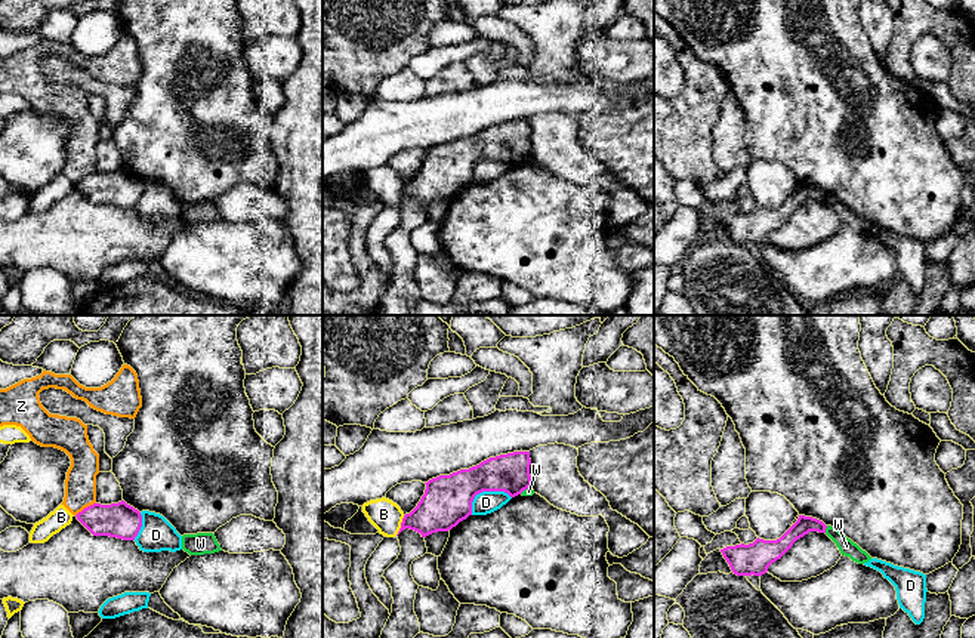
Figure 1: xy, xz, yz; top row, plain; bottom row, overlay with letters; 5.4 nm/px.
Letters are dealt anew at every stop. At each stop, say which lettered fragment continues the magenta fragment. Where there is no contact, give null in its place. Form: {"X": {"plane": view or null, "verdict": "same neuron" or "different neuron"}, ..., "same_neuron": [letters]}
{"B": {"plane": "xz", "verdict": "different neuron"}, "D": {"plane": "xz", "verdict": "different neuron"}, "W": {"plane": "yz", "verdict": "different neuron"}, "Z": {"plane": "xy", "verdict": "different neuron"}, "same_neuron": []}

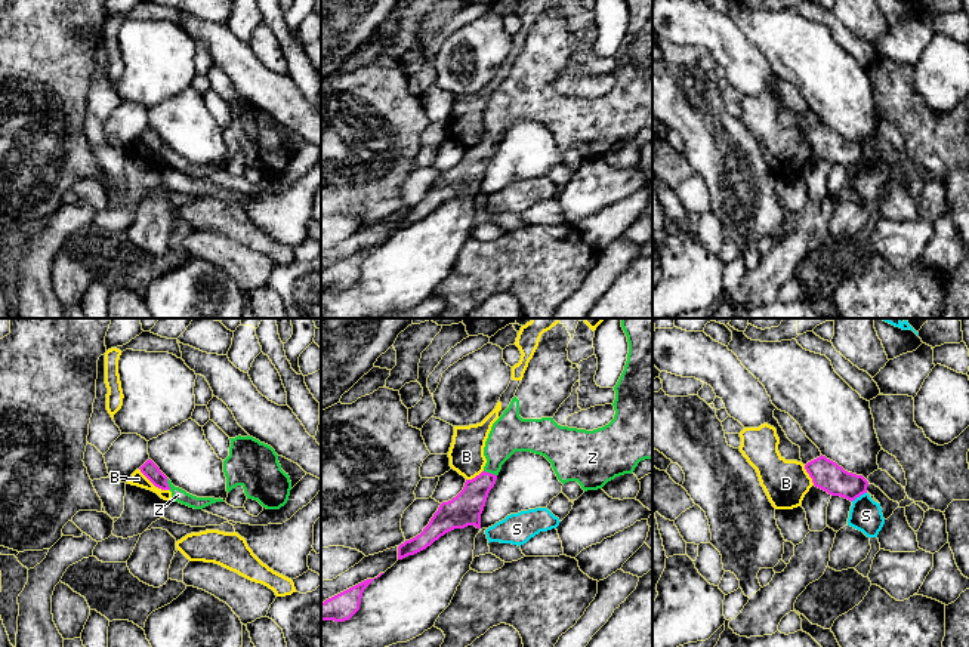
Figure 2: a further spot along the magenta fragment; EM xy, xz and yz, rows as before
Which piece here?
{"B": {"plane": "xy", "verdict": "different neuron"}, "S": {"plane": "yz", "verdict": "different neuron"}, "Z": {"plane": "xz", "verdict": "same neuron"}, "same_neuron": ["Z"]}

